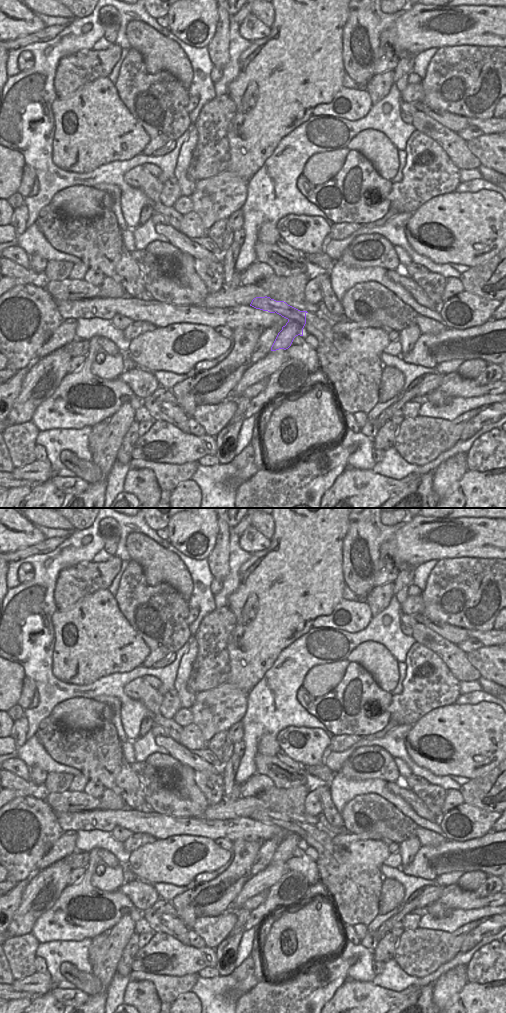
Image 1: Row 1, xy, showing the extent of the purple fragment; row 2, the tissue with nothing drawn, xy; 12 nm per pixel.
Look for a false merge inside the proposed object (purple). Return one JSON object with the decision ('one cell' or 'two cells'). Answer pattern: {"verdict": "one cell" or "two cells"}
{"verdict": "two cells"}

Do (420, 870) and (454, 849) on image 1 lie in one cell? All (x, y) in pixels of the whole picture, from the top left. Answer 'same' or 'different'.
same

